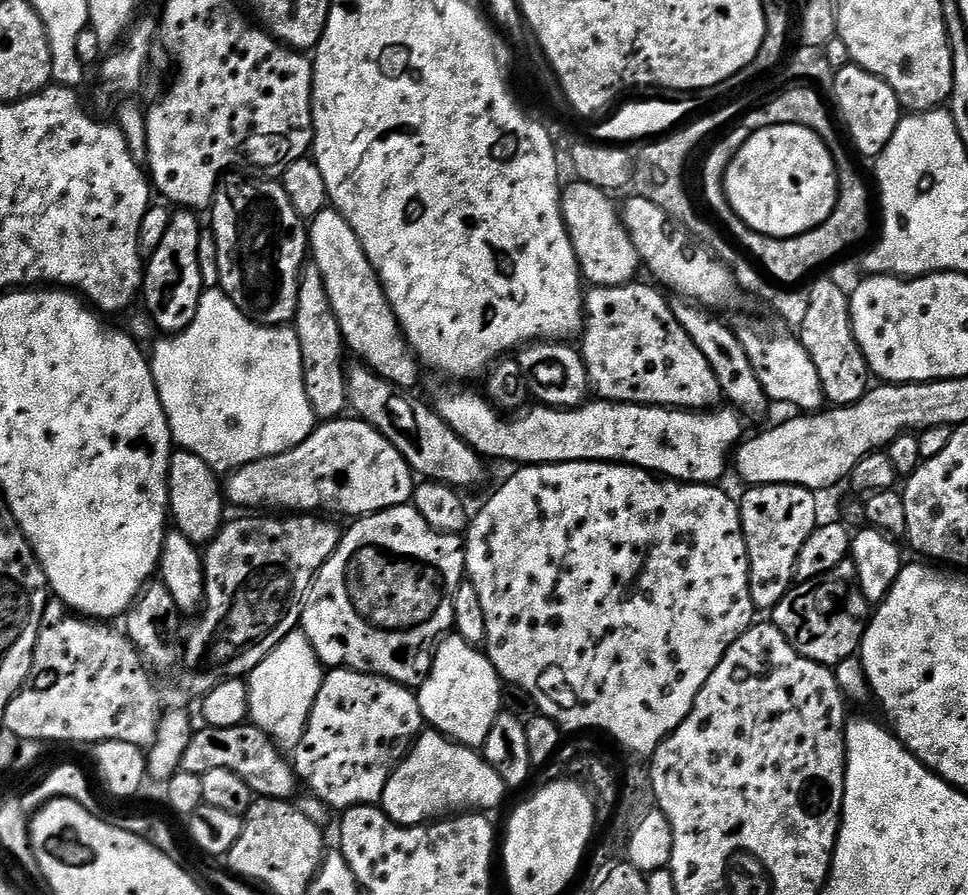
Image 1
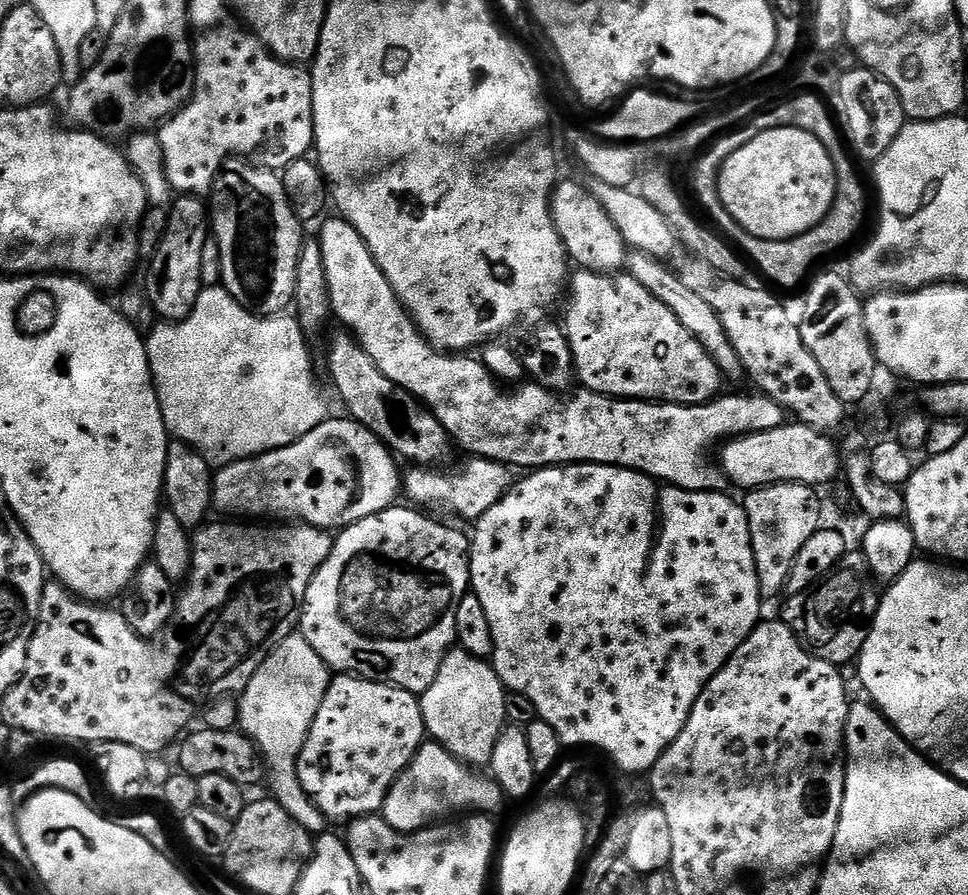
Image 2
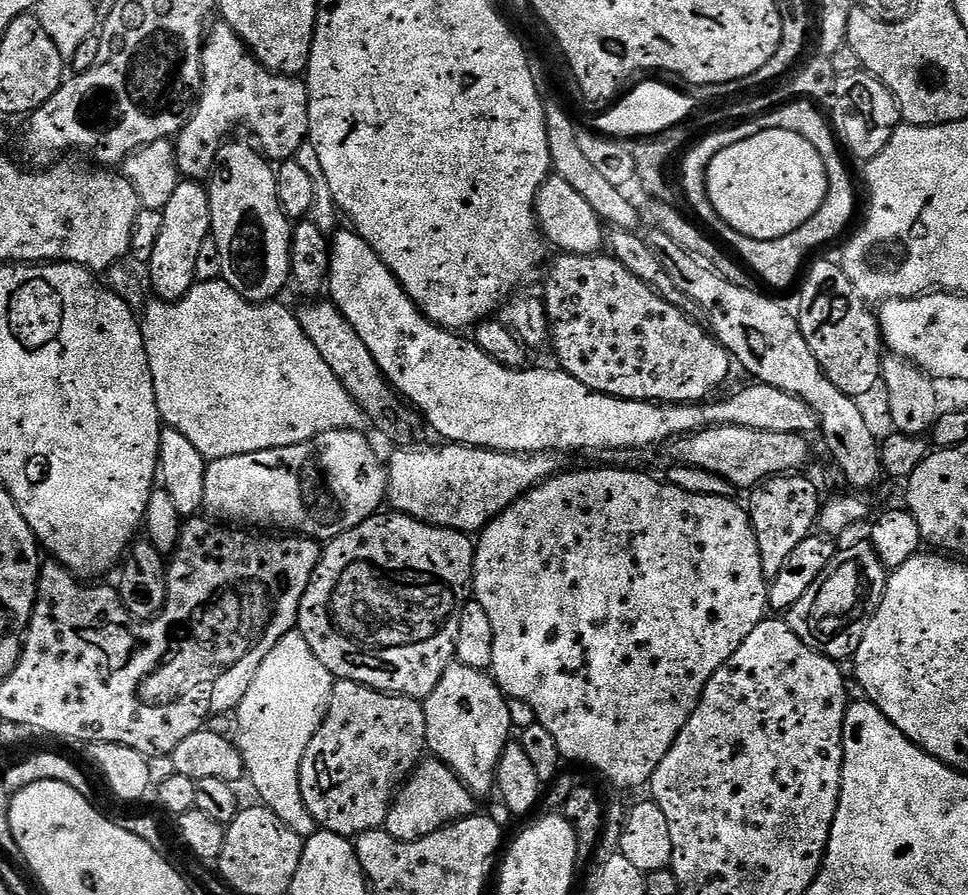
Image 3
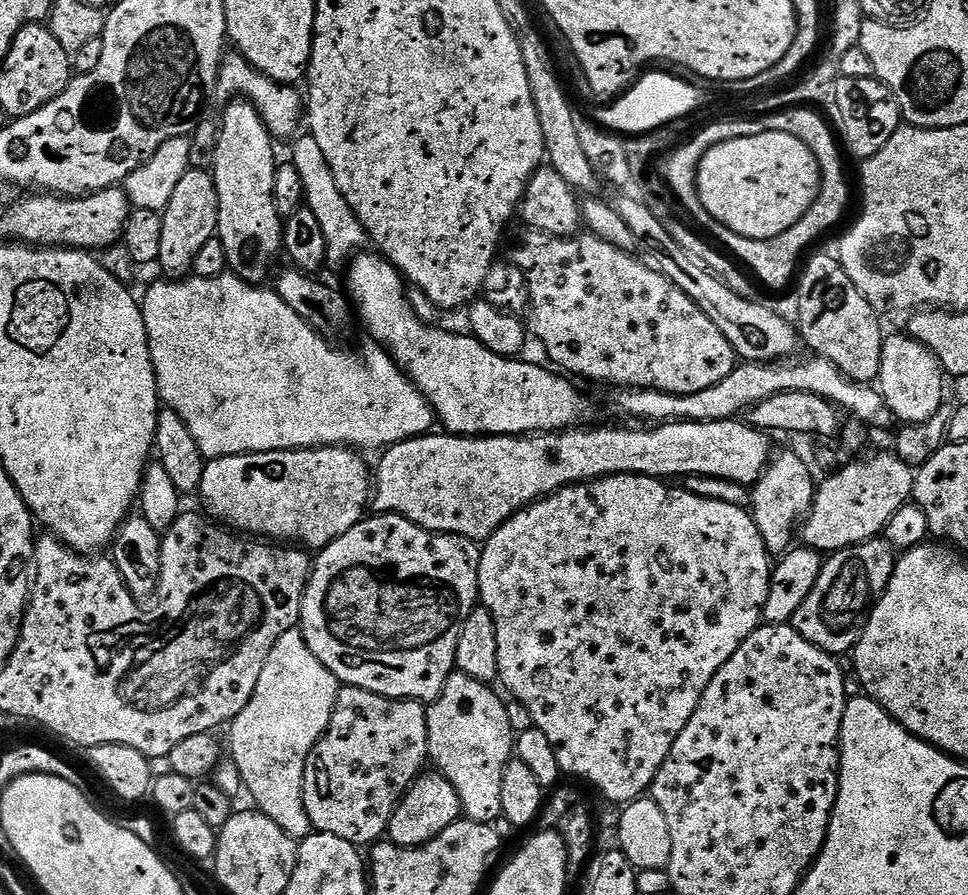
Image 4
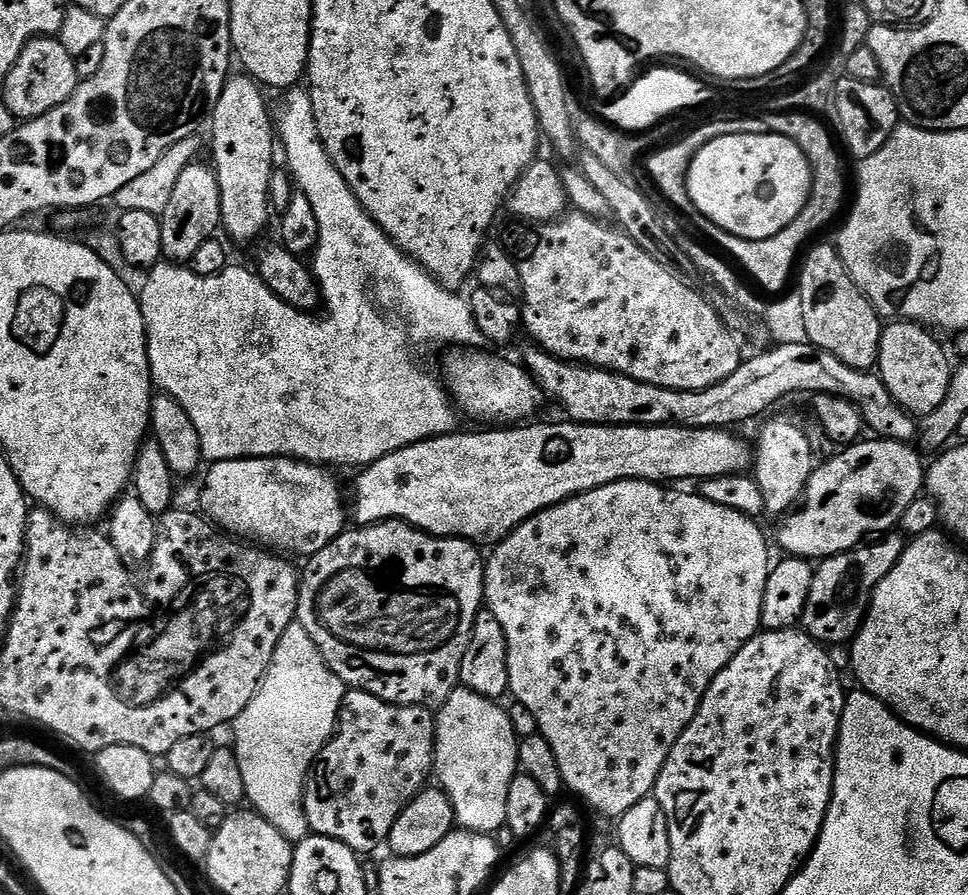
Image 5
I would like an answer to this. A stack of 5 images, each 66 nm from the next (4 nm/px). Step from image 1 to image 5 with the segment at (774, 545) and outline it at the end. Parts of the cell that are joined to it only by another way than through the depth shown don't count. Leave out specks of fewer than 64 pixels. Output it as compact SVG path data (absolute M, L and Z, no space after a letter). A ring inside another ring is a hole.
M772 420L754 440L754 479L762 490L765 513L770 517L783 517L801 503L804 488L810 482L814 467L814 454L799 423Z

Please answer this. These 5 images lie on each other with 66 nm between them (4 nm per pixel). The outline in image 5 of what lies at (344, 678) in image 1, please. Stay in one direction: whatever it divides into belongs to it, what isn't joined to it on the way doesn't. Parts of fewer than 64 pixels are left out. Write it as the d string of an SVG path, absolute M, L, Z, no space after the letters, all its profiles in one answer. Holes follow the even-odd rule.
M359 690L345 691L336 730L333 732L328 745L324 747L323 750L320 751L319 756L317 756L316 762L313 764L311 773L306 781L304 790L304 809L306 810L309 829L317 836L334 838L338 842L350 846L350 850L354 850L357 854L365 854L364 852L374 851L379 844L381 847L381 845L387 841L390 830L394 826L394 822L398 822L398 818L402 814L402 810L405 806L407 806L407 804L420 792L424 791L426 785L429 783L430 777L433 775L435 758L436 718L431 707L418 704L391 704L369 692L362 692Z

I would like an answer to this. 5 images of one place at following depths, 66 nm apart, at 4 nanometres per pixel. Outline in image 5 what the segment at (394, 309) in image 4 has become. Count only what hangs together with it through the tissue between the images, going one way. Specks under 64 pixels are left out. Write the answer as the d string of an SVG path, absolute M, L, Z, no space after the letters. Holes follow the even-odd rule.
M453 347L444 356L444 376L443 383L446 385L453 401L461 409L464 408L472 416L481 416L484 420L500 420L496 422L528 422L540 408L540 403L545 403L546 397L536 385L528 369L519 363L511 364L508 360L503 360L500 356L491 356L485 350L477 350L469 347Z

